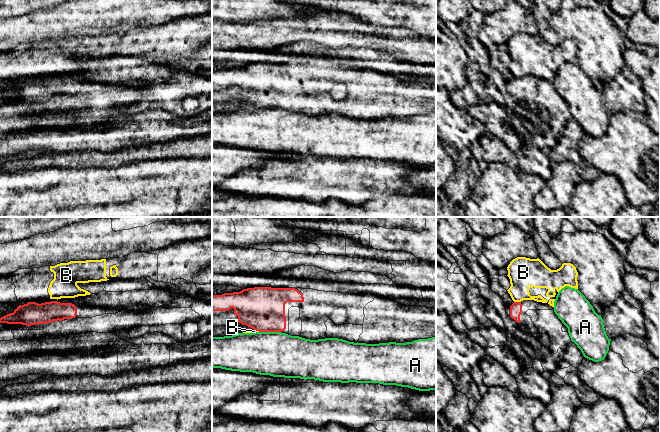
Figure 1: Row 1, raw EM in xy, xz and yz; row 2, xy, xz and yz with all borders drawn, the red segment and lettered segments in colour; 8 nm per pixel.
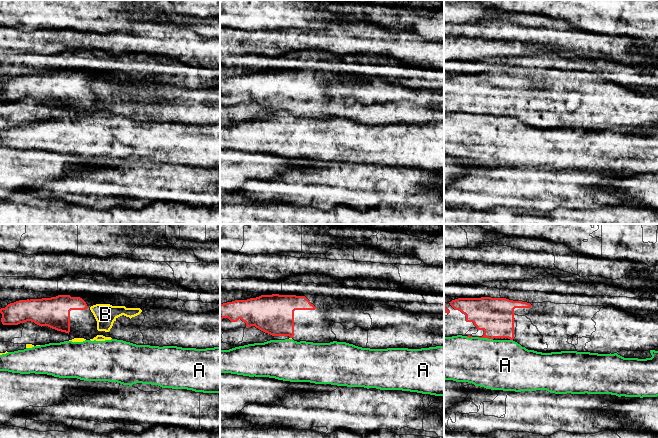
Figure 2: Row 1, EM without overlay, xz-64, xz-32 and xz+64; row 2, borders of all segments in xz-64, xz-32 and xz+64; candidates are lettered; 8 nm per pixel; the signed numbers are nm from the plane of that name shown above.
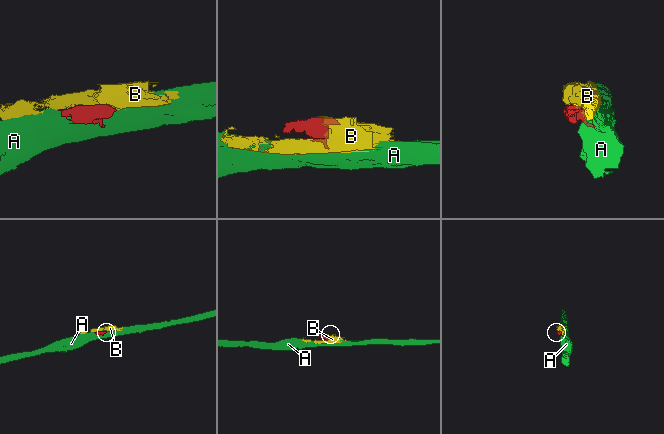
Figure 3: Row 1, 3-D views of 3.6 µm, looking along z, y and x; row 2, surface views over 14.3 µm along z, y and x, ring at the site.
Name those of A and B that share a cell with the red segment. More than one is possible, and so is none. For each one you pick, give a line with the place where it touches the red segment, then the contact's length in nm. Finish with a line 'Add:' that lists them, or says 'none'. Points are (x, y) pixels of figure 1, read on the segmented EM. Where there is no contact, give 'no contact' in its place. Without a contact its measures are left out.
Add: none

